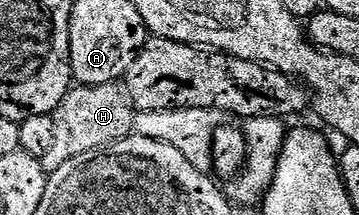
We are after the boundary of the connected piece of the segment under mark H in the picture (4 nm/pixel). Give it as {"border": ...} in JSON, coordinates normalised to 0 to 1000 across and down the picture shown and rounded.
{"border":[[[326,386],[262,405],[206,400],[145,530],[153,563],[153,656],[142,698],[111,740],[128,819],[148,814],[164,767],[187,767],[198,730],[220,730],[231,712],[253,712],[279,684],[359,642],[373,623],[373,530],[376,502],[359,474],[357,437]]]}

